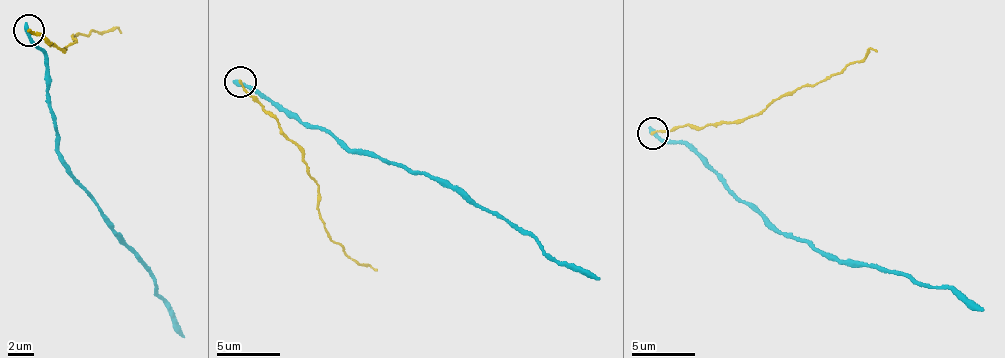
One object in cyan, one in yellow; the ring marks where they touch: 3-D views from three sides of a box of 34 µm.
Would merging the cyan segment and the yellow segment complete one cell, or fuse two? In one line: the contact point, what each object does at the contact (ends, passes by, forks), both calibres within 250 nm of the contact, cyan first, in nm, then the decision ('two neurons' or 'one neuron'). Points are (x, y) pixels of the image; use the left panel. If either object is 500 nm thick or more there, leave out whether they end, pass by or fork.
at (29, 30); cyan ends there; yellow ends there; 380 nm thick on the cyan side, 180 nm on the other; two neurons

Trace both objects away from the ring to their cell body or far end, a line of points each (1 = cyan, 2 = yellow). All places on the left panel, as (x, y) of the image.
1: (28, 30), (49, 69), (49, 113), (59, 150), (73, 177), (94, 195), (111, 229), (143, 259), (185, 337)
2: (30, 29), (60, 50), (66, 51), (76, 42), (71, 37), (103, 31), (122, 34)

